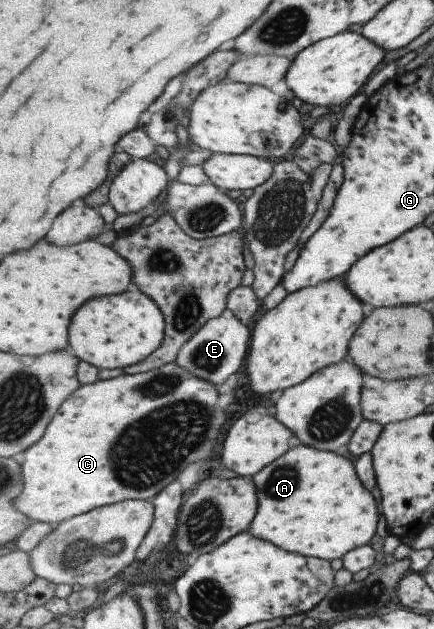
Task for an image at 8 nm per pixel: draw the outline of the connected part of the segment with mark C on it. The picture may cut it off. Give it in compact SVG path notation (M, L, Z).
M176 362L148 372L124 374L117 378L81 385L80 389L60 407L56 417L48 425L44 437L24 452L24 461L21 464L24 473L24 491L16 497L16 509L22 511L26 517L30 517L32 522L57 525L99 507L126 500L155 498L166 485L174 483L188 465L201 462L204 466L205 462L209 461L212 449L218 437L222 435L226 423L224 411L216 409L219 395L218 386L192 375Z

